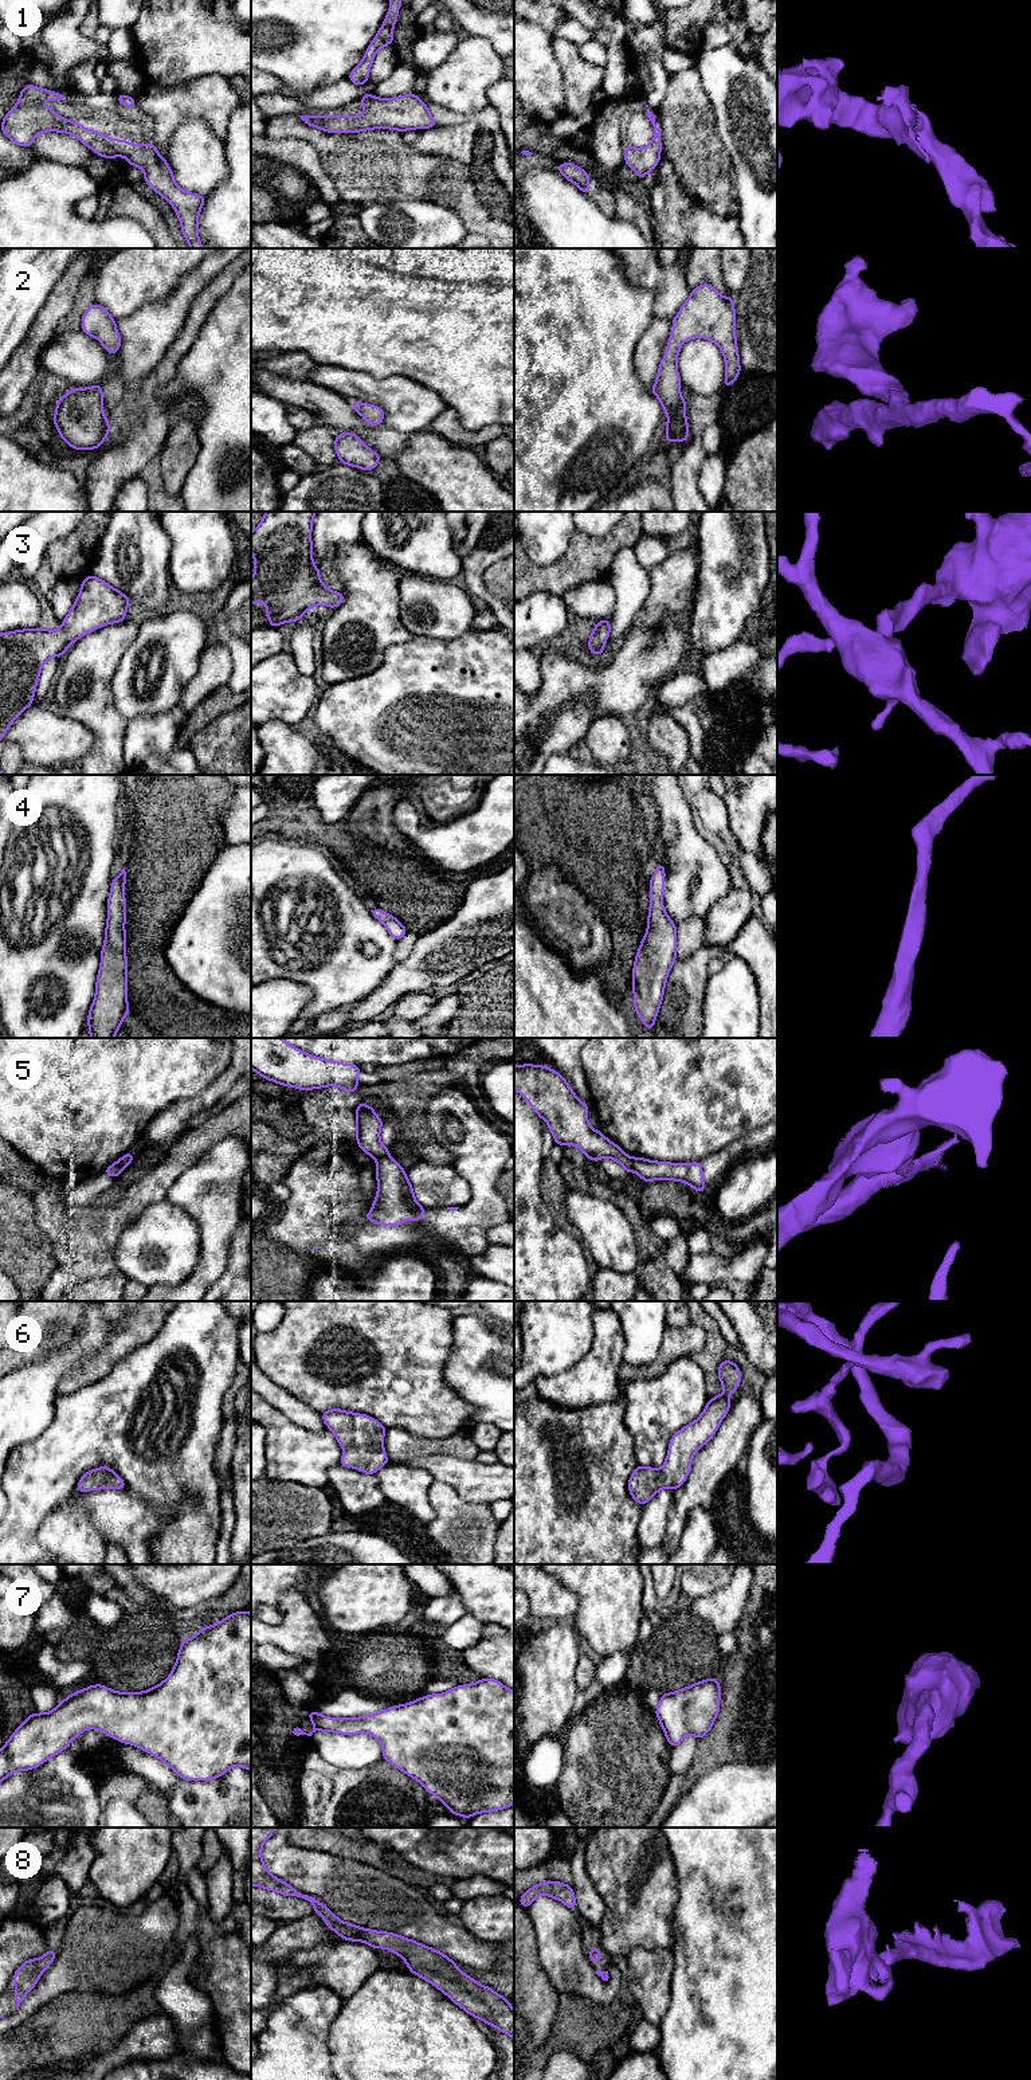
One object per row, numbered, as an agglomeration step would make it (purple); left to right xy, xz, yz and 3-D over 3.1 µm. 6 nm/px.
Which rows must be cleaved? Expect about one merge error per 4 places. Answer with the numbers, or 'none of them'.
5

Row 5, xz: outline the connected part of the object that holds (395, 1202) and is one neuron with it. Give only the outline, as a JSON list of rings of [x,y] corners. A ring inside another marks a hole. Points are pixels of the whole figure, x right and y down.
[[[384,1156],[376,1160],[377,1195],[372,1210],[362,1215],[372,1223],[383,1226],[400,1226],[407,1219],[420,1221],[426,1207],[420,1206],[413,1194],[405,1170],[392,1159]]]

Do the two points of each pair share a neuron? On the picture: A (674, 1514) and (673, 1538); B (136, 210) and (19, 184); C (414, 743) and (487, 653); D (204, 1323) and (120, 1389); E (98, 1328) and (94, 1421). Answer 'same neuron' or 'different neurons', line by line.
A: same neuron
B: different neurons
C: same neuron
D: same neuron
E: different neurons

